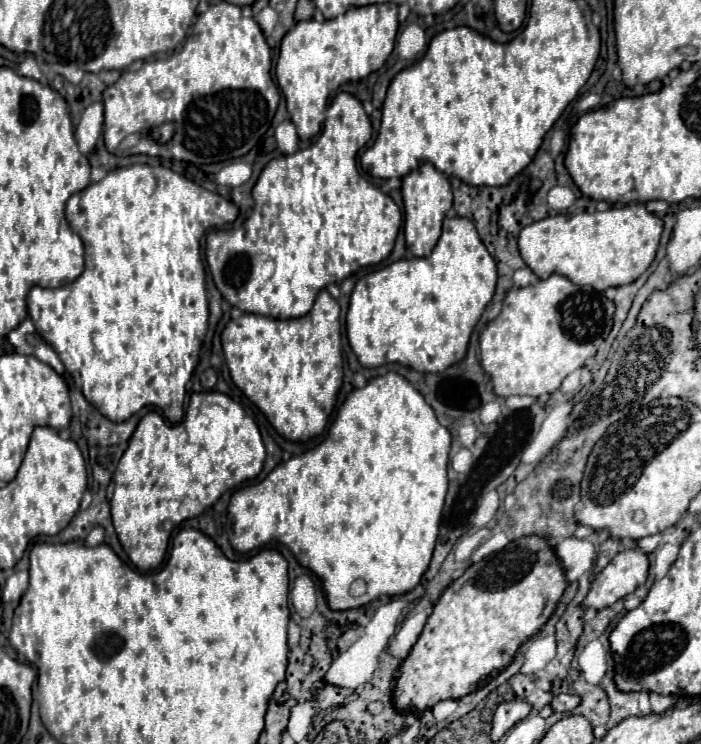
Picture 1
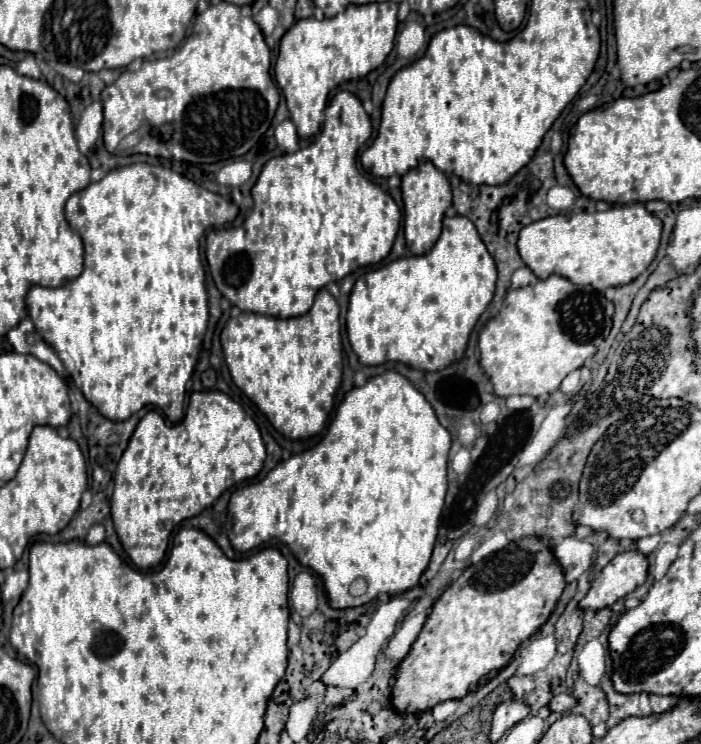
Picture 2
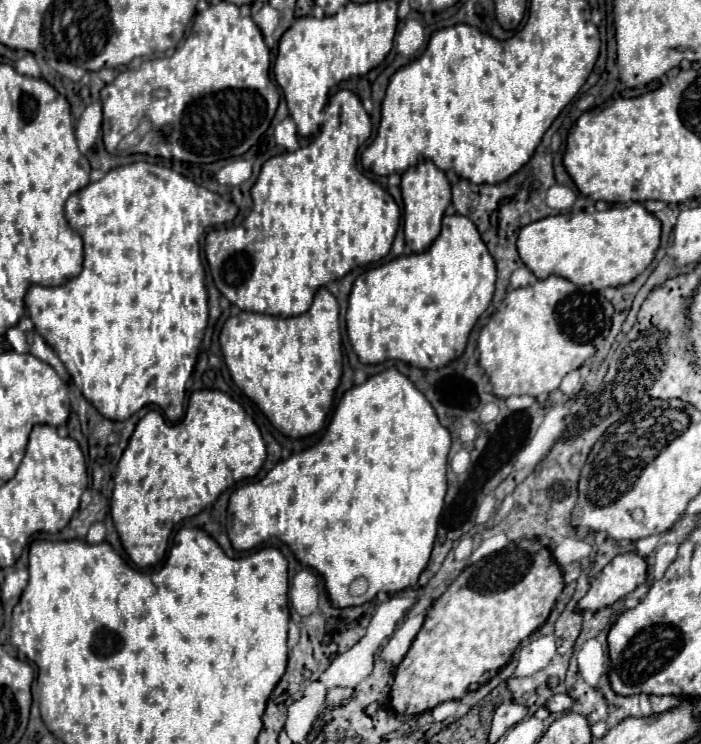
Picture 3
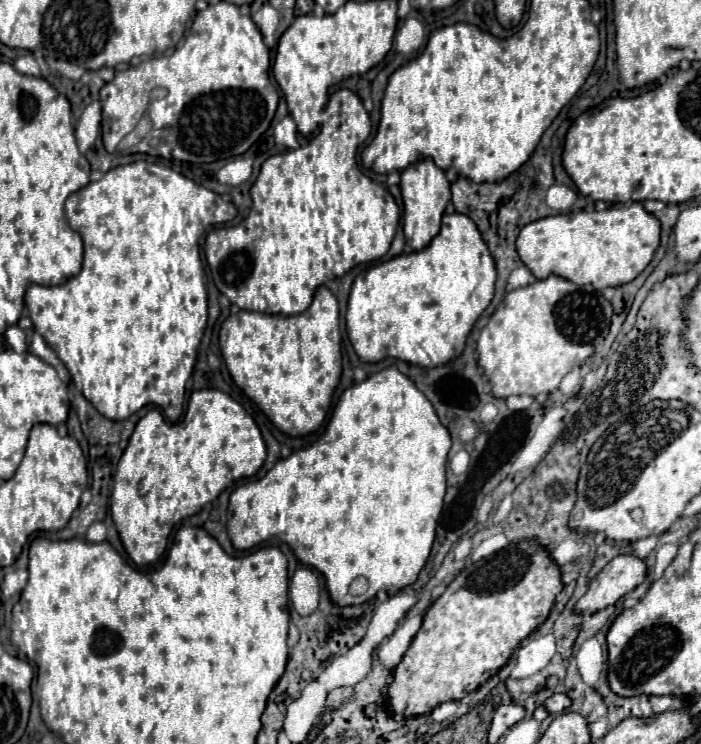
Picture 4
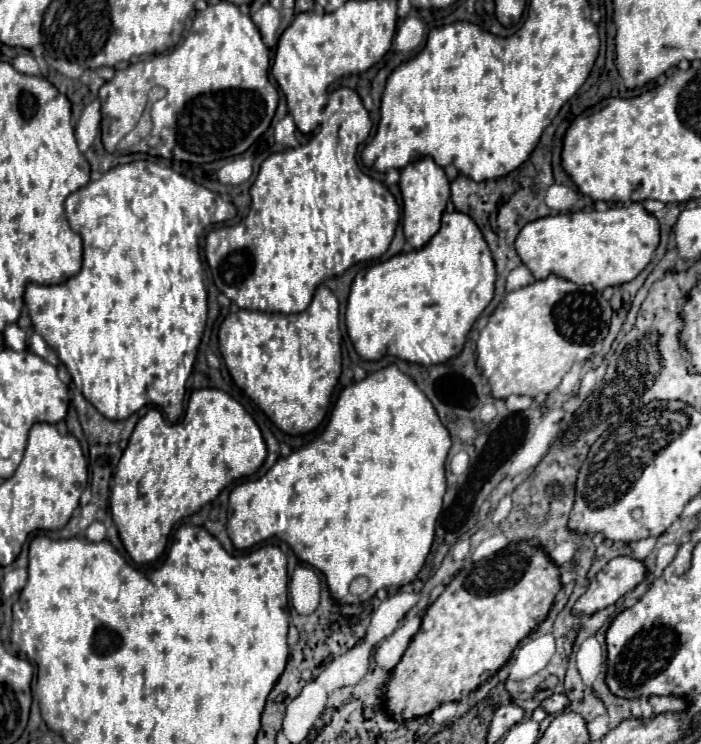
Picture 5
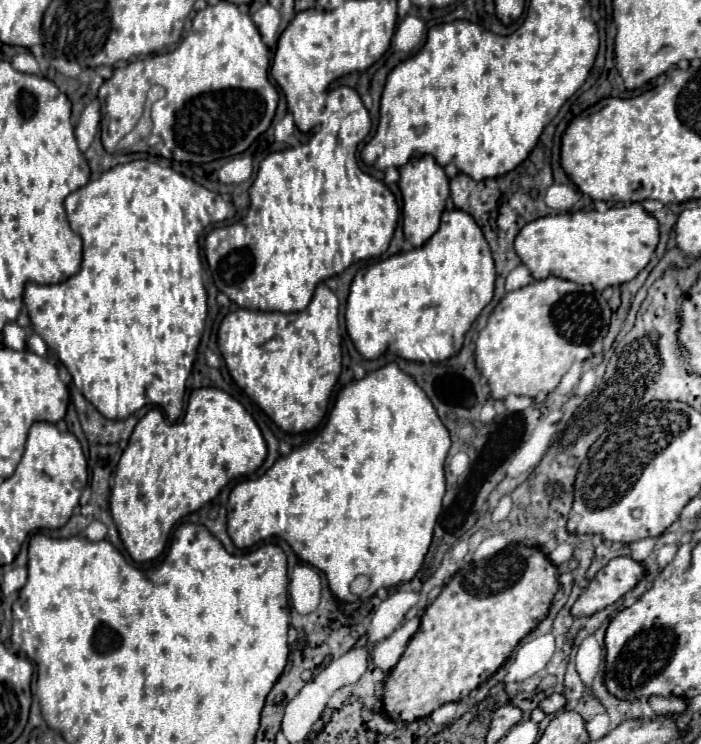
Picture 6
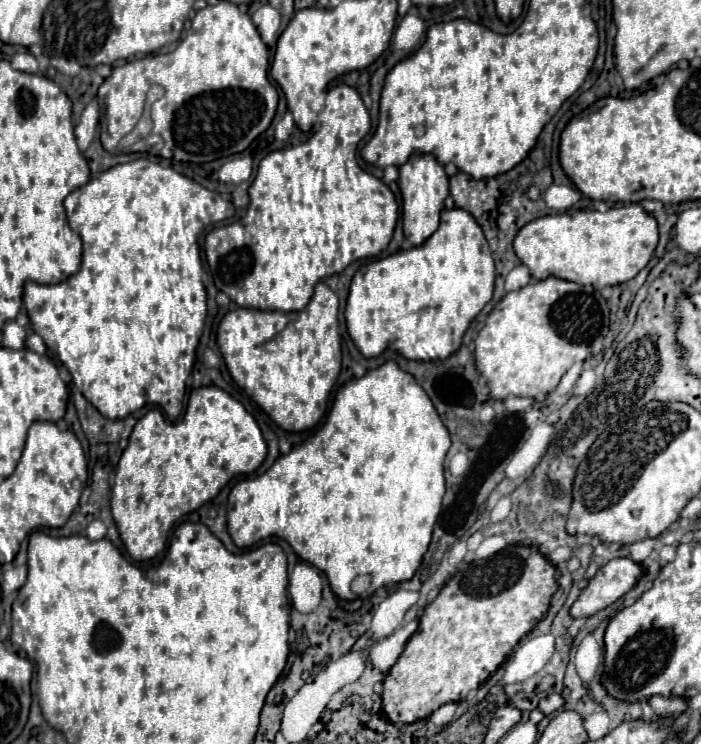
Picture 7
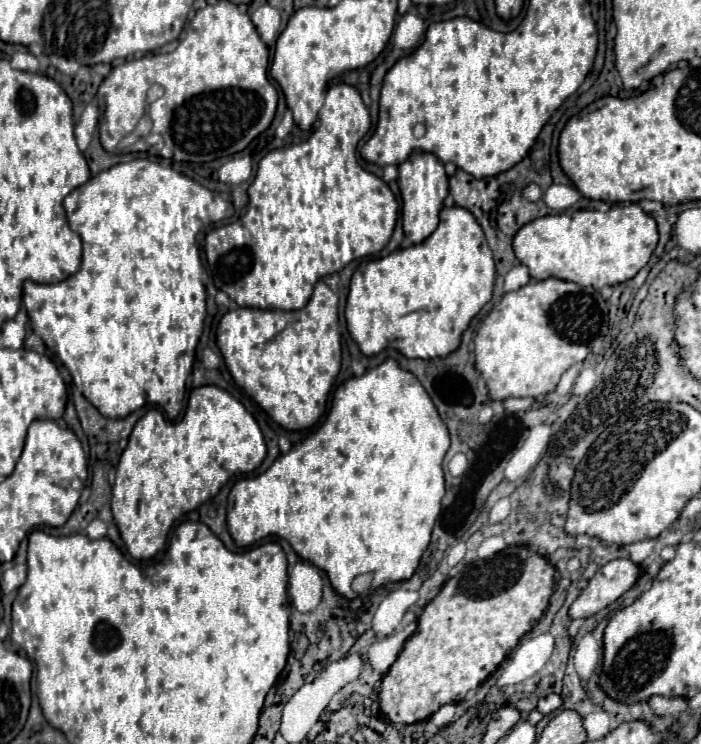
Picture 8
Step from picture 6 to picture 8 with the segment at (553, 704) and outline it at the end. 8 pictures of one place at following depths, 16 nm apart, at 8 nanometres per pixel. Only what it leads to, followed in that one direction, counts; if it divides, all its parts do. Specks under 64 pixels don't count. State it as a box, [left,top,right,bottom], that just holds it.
[536,694,562,714]

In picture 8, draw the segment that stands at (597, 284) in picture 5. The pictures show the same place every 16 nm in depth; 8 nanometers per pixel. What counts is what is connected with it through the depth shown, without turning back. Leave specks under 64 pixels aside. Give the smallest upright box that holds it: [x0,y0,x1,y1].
[514,202,658,286]

